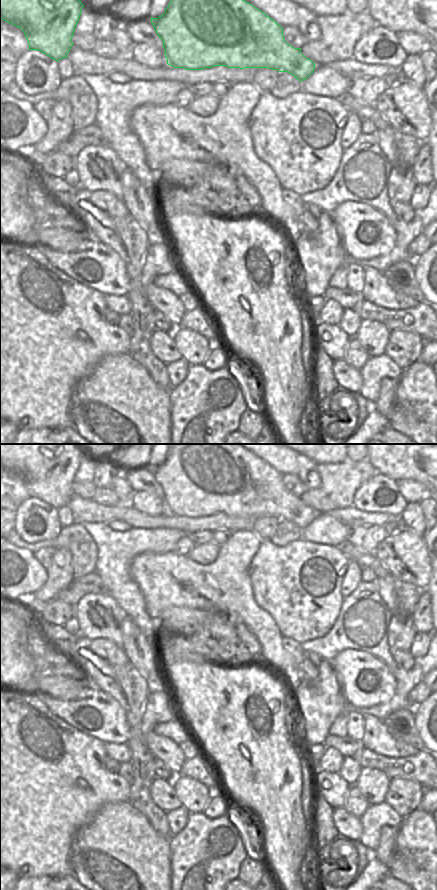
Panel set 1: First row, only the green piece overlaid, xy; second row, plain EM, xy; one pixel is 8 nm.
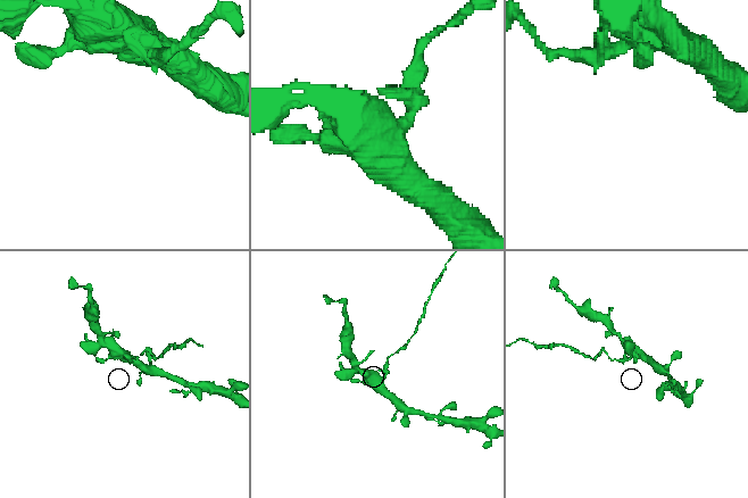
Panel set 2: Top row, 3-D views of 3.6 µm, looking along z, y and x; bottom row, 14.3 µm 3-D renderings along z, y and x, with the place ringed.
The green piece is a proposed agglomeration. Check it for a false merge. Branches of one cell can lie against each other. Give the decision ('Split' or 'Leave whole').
Split.

